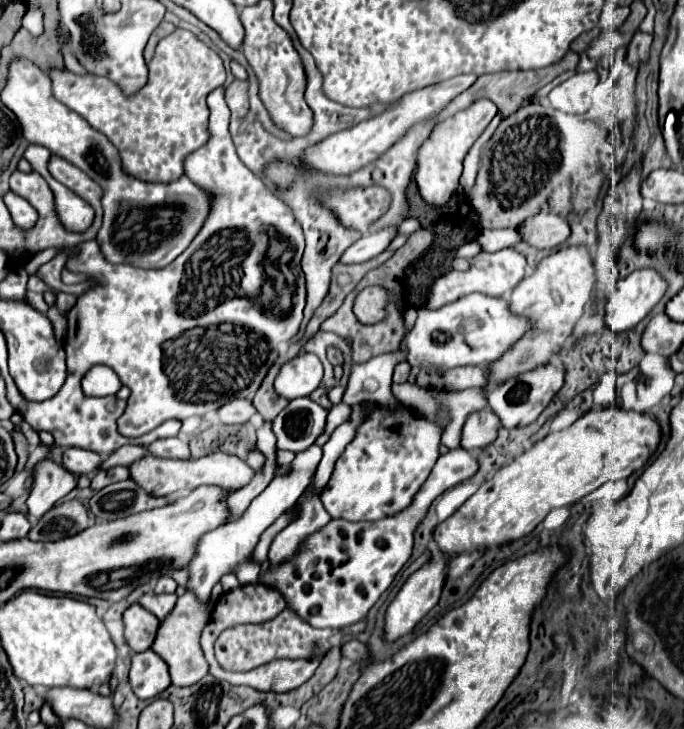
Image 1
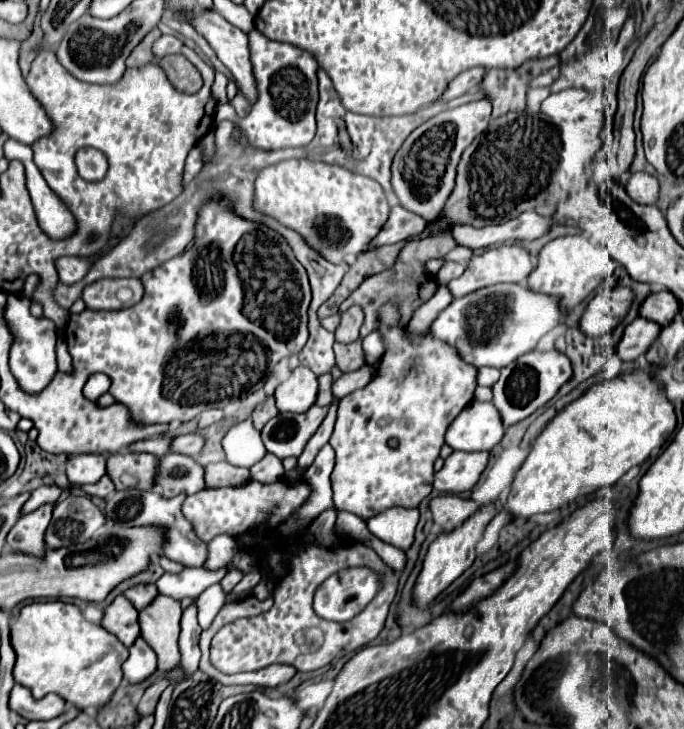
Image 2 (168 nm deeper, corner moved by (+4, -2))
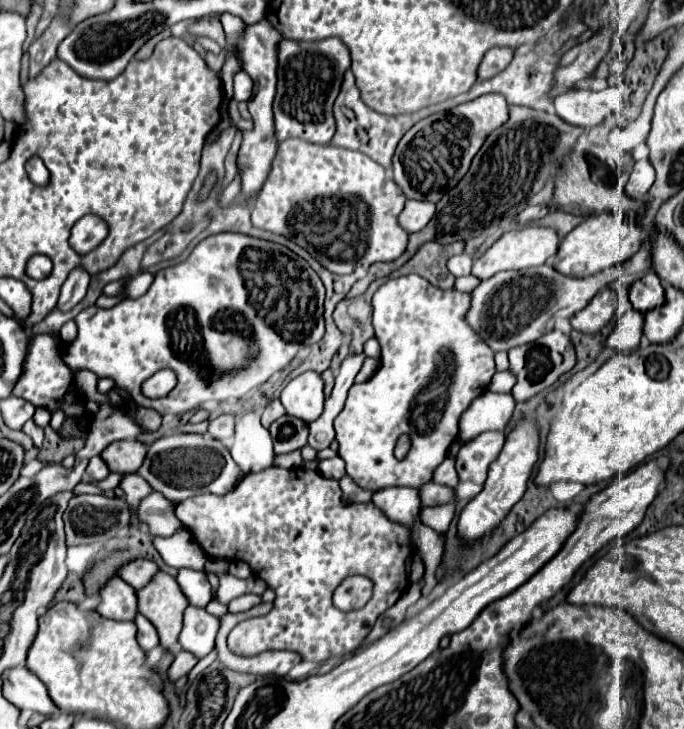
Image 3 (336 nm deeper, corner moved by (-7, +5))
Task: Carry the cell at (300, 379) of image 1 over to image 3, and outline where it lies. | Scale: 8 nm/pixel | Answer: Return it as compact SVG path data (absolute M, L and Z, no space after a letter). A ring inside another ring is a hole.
M307 370L293 378L281 392L281 402L287 414L301 418L303 422L313 422L323 412L323 378L319 372Z

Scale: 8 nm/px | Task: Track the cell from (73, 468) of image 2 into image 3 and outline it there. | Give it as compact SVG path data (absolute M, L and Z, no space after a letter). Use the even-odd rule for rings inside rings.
M93 456L93 458L89 460L87 474L89 474L93 480L103 480L103 478L107 478L109 468L107 468L107 464L105 464L105 460L103 460L101 456Z

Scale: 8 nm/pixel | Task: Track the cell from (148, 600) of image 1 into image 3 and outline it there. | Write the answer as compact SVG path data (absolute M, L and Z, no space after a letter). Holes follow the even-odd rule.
M135 560L135 562L129 562L127 566L123 566L119 576L127 584L131 584L135 590L139 590L139 588L147 586L157 572L159 572L159 566L155 562L151 562L151 560Z

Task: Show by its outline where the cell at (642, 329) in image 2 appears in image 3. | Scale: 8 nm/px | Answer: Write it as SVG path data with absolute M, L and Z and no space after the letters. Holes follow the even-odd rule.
M627 310L623 318L619 320L617 328L613 334L607 338L605 346L615 348L617 352L627 352L627 350L637 350L639 340L643 336L643 324L645 324L645 314L639 310Z

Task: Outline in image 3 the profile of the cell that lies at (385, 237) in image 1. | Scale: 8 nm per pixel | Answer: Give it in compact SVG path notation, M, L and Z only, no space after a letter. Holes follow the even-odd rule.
M407 200L405 208L399 214L399 226L405 232L419 232L433 218L433 212L435 212L435 204L427 204L427 202L419 202L419 200Z

